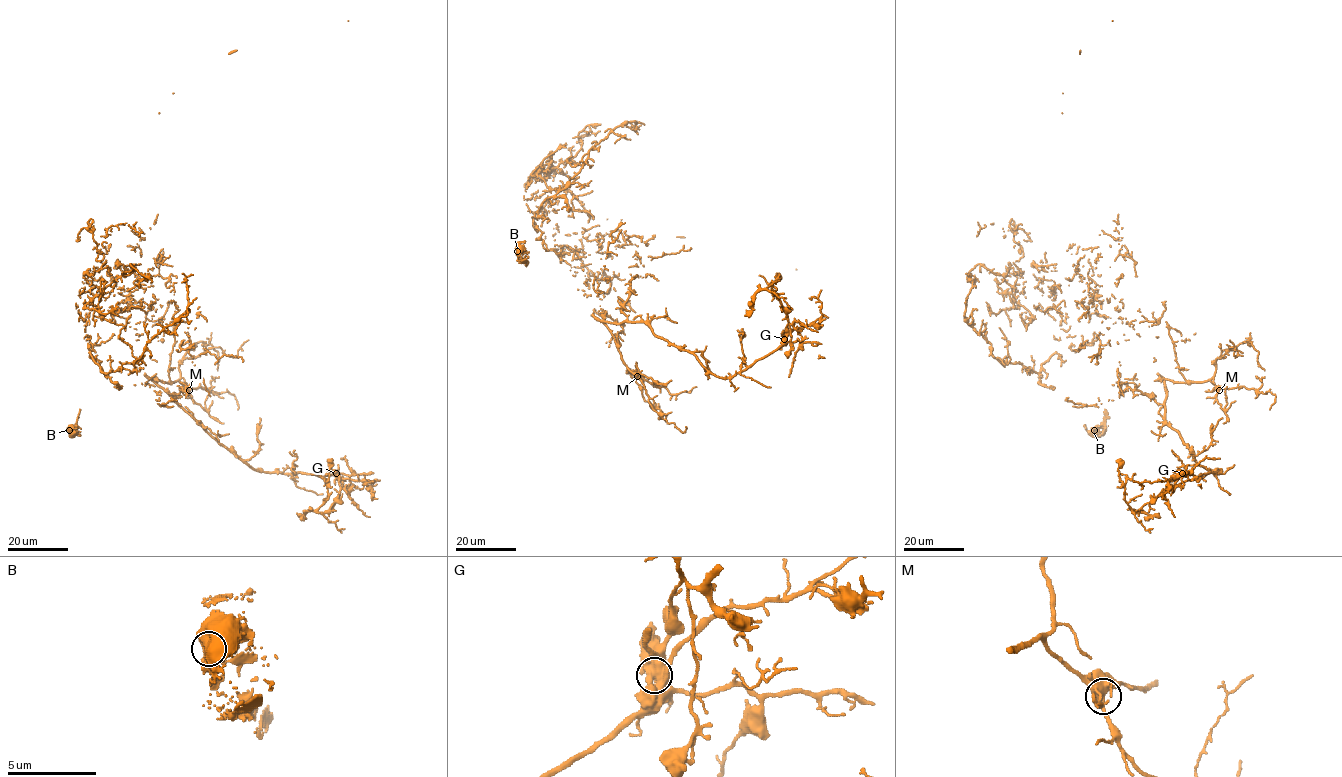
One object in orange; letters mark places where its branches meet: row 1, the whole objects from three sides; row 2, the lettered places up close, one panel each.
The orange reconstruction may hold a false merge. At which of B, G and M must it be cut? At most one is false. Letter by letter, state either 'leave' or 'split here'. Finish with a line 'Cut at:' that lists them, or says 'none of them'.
B: leave
G: split here
M: leave
Cut at: G

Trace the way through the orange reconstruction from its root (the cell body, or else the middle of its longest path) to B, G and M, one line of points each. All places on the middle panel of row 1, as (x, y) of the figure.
B: (600, 282), (616, 344), (601, 321), (627, 319), (628, 283), (517, 251)
G: (600, 282), (611, 279), (600, 306), (622, 322), (616, 344), (601, 321), (645, 322), (717, 376), (783, 339)
M: (600, 282), (611, 279), (600, 309), (622, 322), (616, 336), (618, 350), (623, 363), (637, 376)

